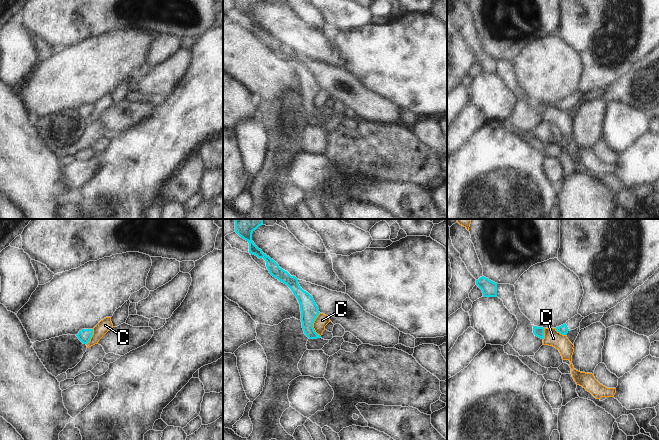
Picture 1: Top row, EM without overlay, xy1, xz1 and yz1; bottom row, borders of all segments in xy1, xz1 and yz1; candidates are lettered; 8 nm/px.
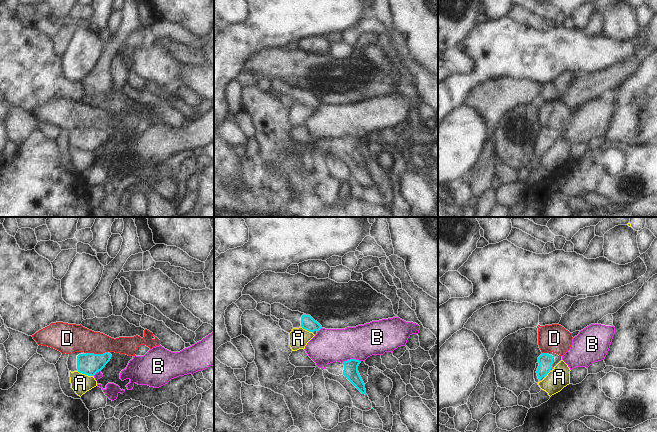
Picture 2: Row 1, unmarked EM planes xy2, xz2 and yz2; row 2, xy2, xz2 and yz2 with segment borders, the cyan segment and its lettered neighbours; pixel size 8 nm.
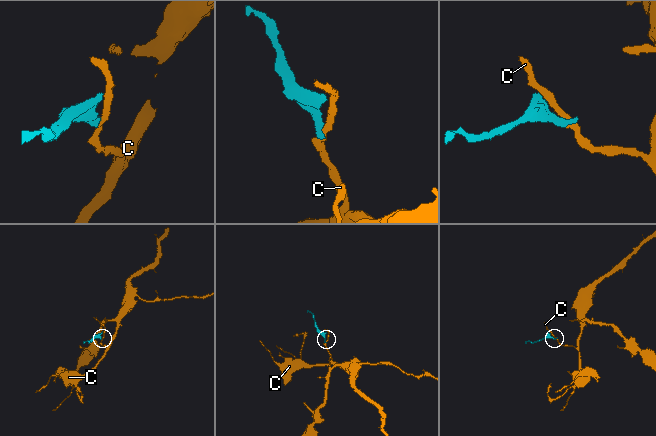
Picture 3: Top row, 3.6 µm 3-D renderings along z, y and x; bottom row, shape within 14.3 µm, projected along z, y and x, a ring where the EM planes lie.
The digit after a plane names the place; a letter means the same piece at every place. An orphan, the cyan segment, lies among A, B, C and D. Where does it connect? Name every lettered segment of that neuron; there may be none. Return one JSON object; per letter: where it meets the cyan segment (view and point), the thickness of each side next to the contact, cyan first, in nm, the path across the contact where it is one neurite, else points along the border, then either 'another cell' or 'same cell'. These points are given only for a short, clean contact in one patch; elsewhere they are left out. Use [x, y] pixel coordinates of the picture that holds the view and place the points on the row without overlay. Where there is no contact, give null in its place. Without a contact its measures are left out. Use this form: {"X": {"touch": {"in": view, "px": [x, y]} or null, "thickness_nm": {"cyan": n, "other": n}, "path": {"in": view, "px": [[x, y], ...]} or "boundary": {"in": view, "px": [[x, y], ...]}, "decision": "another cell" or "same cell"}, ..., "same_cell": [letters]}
{"A": {"touch": {"in": "xy2", "px": [85, 150]}, "thickness_nm": {"cyan": 180, "other": 160}, "boundary": {"in": "xy2", "px": [[77, 147], [93, 152]]}, "decision": "another cell"}, "B": {"touch": {"in": "xz2", "px": [351, 135]}, "thickness_nm": {"cyan": 120, "other": 280}, "boundary": {"in": "xz2", "px": [[360, 136], [347, 135], [342, 138]]}, "decision": "another cell"}, "C": {"touch": {"in": "xz1", "px": [312, 100]}, "thickness_nm": {"cyan": 140, "other": 100}, "boundary": {"in": "xz1", "px": [[319, 88], [313, 99], [313, 105], [320, 112]]}, "decision": "another cell"}, "D": {"touch": {"in": "xy2", "px": [96, 130]}, "thickness_nm": {"cyan": 180, "other": 240}, "boundary": {"in": "xy2", "px": [[107, 127], [102, 129], [86, 129]]}, "decision": "another cell"}, "same_cell": []}

